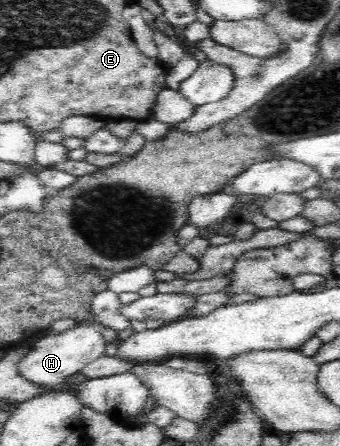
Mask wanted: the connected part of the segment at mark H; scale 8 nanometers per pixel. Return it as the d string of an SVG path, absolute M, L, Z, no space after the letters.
M90 318L77 321L74 328L70 328L55 335L46 335L36 340L32 347L20 353L16 365L20 375L36 385L46 385L50 389L66 390L67 380L103 353L103 341L100 330L103 326Z

